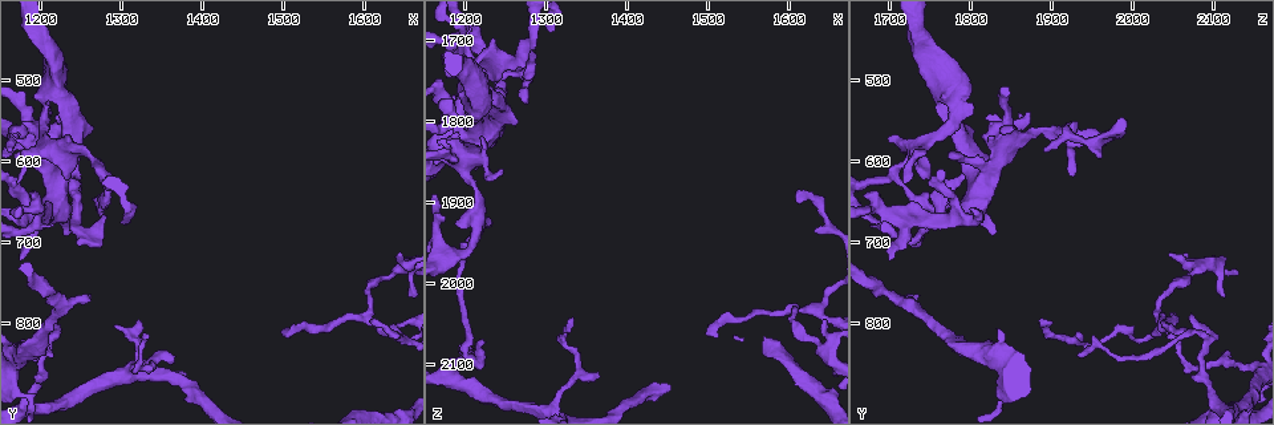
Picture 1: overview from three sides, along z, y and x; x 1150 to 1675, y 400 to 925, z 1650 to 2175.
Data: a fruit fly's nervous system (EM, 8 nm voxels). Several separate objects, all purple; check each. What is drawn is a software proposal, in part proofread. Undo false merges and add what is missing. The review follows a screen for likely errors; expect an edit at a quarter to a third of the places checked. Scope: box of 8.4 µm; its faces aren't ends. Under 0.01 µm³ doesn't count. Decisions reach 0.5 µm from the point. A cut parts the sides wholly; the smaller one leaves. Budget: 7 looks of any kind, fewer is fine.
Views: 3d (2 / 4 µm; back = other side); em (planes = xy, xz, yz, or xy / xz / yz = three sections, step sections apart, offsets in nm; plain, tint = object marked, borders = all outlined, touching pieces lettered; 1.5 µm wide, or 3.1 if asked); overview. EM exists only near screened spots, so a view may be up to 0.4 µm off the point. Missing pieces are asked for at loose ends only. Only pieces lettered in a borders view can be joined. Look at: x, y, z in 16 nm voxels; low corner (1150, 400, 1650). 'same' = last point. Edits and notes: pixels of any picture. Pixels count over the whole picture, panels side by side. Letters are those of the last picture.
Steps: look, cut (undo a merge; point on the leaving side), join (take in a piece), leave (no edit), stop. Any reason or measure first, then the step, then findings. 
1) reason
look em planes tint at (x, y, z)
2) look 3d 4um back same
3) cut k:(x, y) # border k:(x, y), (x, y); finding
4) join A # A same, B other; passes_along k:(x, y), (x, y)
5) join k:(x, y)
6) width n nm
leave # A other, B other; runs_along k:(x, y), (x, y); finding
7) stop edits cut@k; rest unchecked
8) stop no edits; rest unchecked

three arms meet
look 3d 2um back at (1605, 790, 2035)

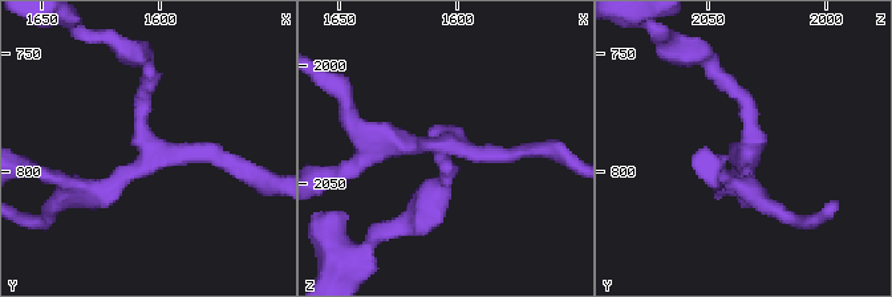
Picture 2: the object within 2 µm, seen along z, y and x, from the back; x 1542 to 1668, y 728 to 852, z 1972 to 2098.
shape alone is not enough
look em planes tint at (1605, 792, 2032)

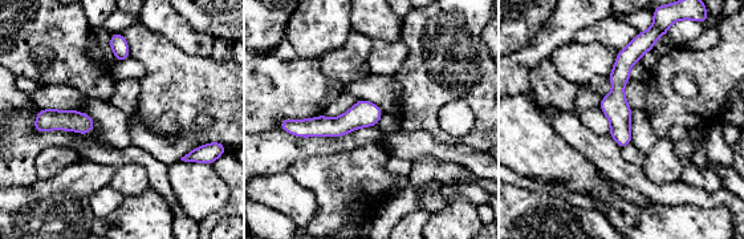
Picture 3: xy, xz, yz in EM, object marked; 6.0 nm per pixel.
see the neighbours
look em planes borders same

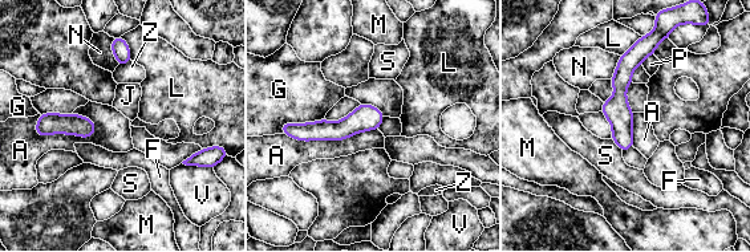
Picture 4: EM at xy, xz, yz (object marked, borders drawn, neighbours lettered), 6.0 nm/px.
width 160 nm; longest_contact A 380 nm
leave # A other, F other, G other, J other, L other, M other, N other, P other, S other, V other, Z other; all the same neuron

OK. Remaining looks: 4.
free end
look 3d 4um at (1610, 795, 1900)

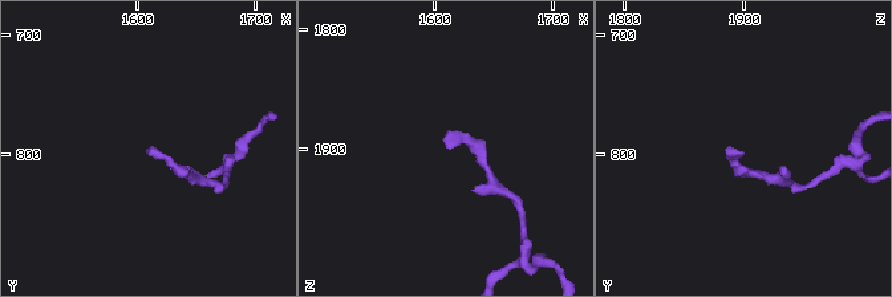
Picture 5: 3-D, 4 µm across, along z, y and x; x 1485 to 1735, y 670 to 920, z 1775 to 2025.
look em planes plain at (1606, 800, 1894)

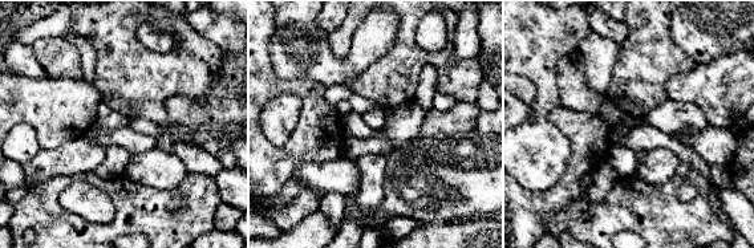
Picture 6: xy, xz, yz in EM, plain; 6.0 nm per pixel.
look em planes borders same

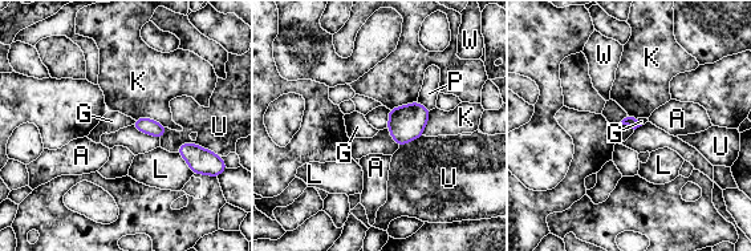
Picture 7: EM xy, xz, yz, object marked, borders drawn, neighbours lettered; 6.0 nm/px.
leave # A other, G other, K other, L other, P other, U other, W other; border 7:(134, 120), (132, 124); no lettered piece goes on from it

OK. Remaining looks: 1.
branch point
look em planes borders at (1210, 820, 2090)

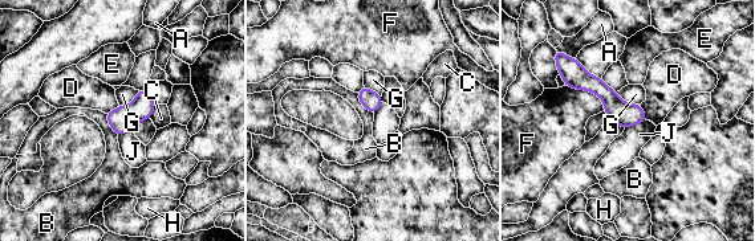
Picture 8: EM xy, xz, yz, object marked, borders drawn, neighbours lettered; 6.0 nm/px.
longest_contact F 280 nm
leave # A other, B other, C other, D other, E other, F other, G other, H other, J other; runs_along 8:(561, 58), (625, 114), (641, 118); all the same neuron

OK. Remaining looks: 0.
stop no edits; rest unchecked

